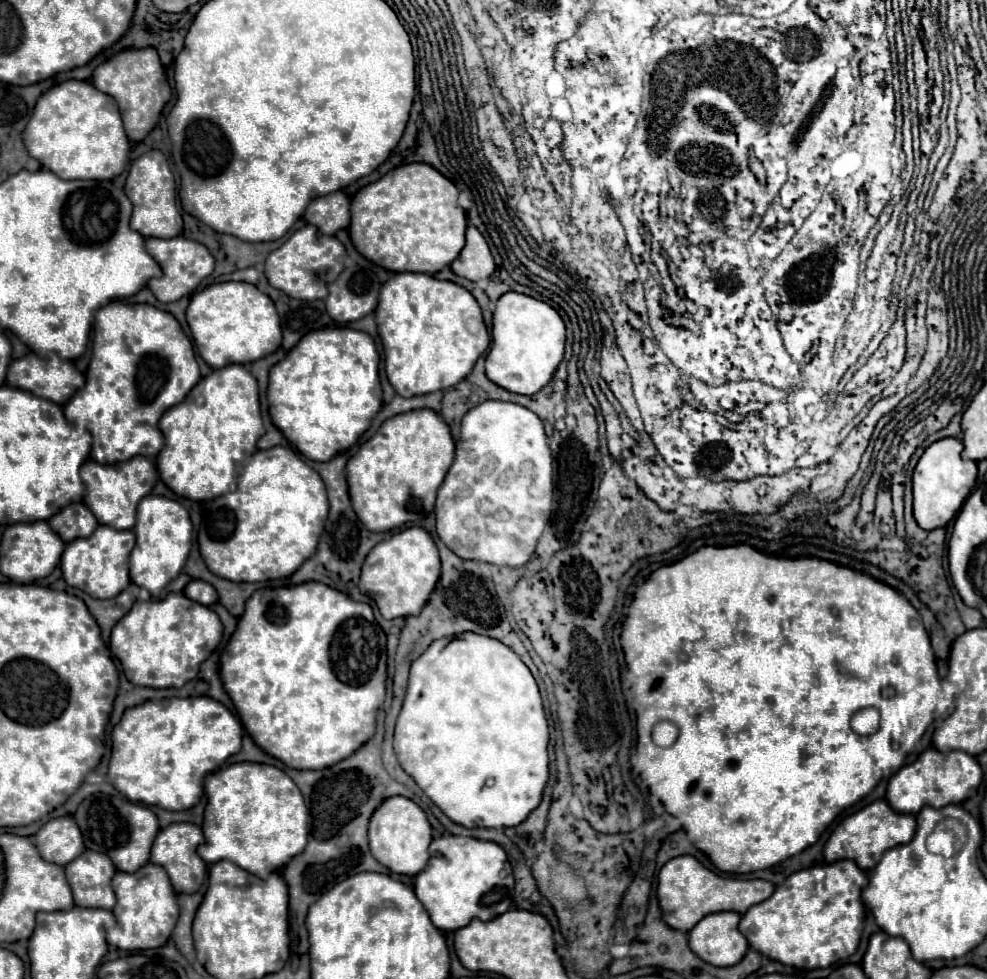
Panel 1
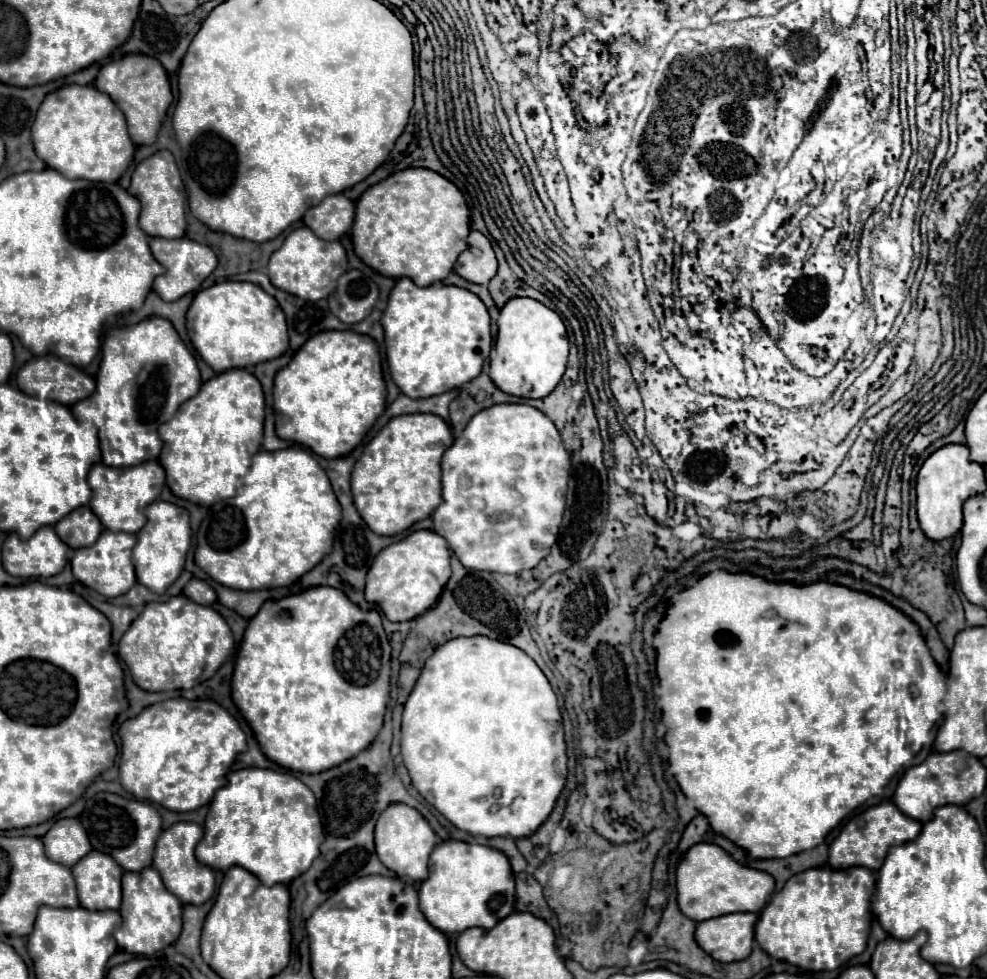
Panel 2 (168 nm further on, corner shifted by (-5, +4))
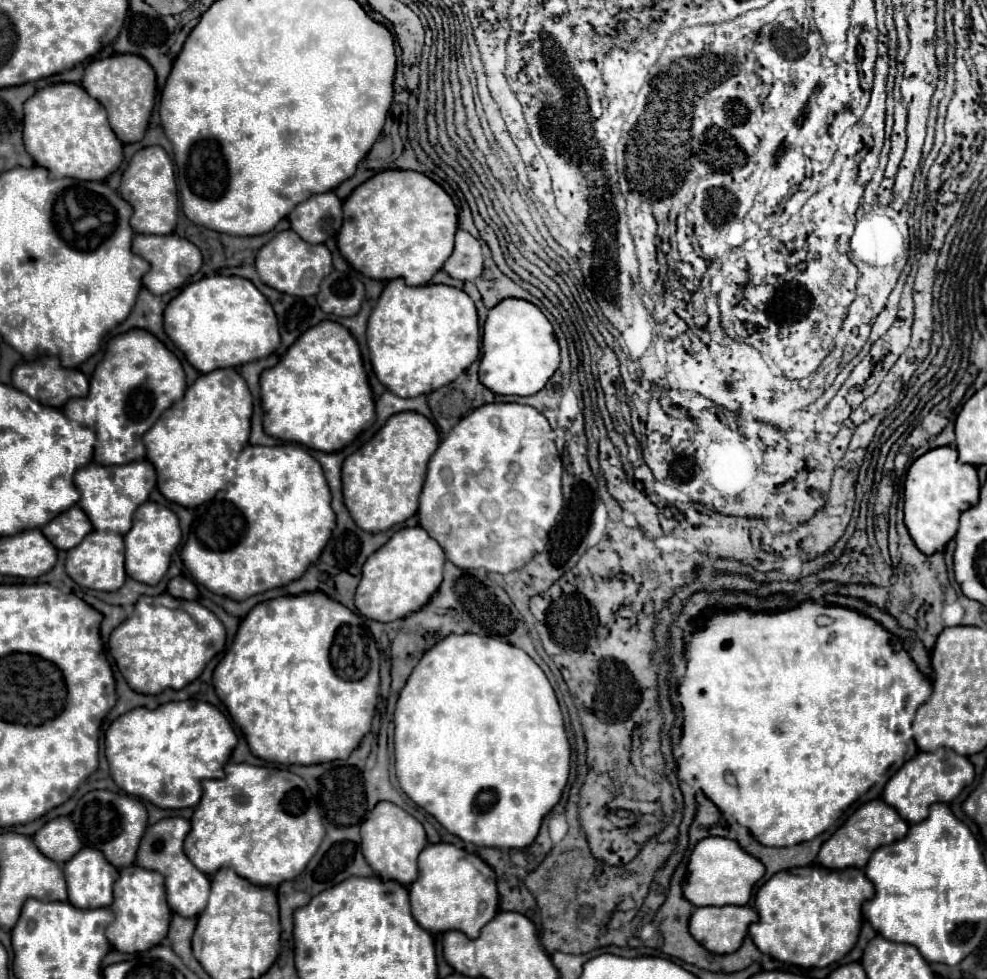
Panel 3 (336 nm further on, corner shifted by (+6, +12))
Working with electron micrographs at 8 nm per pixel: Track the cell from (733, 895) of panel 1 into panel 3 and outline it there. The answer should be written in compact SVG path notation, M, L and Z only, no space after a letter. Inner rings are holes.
M729 838L701 840L691 854L687 870L689 874L683 882L683 894L693 906L745 906L751 898L753 886L765 874L765 866Z

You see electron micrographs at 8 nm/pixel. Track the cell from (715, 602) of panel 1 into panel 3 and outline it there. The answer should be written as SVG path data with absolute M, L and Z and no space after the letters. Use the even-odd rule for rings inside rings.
M803 602L799 608L777 612L777 614L761 614L749 610L735 612L715 612L705 620L705 628L689 636L687 650L687 666L681 678L677 694L671 694L673 702L683 706L683 756L691 764L691 774L695 778L693 788L703 790L707 798L711 798L719 810L727 816L733 816L741 826L747 826L753 836L763 846L795 846L805 840L813 840L861 796L865 794L895 762L901 764L905 758L907 742L911 740L911 724L915 712L921 704L931 696L931 684L919 672L915 662L903 650L897 636L887 632L875 620L861 616L859 612L839 608L839 606L823 606L819 602ZM727 774L733 774L733 784L727 782Z

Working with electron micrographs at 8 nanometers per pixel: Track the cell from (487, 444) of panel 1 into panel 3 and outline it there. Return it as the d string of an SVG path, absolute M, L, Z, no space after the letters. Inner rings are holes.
M507 402L507 404L485 404L477 410L473 410L471 414L467 414L465 418L459 420L459 424L447 434L447 438L439 444L437 452L431 456L429 466L427 466L427 476L425 476L425 484L419 496L419 526L441 544L445 556L461 570L477 570L477 568L485 568L487 572L497 572L497 574L507 574L513 572L521 566L525 566L535 554L543 552L545 544L547 544L547 534L549 530L555 526L557 514L563 506L563 492L561 492L561 458L559 452L555 448L553 442L553 430L549 426L549 422L545 420L545 416L541 412L537 412L531 406L525 404L515 404L515 402Z

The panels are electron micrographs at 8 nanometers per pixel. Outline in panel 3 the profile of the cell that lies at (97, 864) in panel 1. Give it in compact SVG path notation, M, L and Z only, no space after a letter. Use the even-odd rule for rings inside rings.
M79 850L67 864L63 864L63 872L69 890L69 902L75 904L75 908L87 910L111 906L113 884L119 878L119 870L107 864L99 850Z

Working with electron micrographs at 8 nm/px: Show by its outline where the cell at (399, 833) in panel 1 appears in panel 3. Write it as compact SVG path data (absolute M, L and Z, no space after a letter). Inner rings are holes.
M379 802L369 814L369 818L363 822L361 838L363 856L381 880L393 880L403 886L409 886L417 880L417 856L427 846L425 830L419 820L415 820L411 814L407 814L393 802Z

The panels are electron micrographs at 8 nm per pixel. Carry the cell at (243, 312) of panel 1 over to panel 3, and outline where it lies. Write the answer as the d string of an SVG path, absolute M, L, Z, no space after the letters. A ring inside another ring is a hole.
M209 276L187 284L165 308L165 334L201 374L267 358L281 344L279 324L267 298L247 278Z

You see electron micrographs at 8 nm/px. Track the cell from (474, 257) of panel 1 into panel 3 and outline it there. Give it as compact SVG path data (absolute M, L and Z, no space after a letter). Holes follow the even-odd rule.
M465 230L455 234L455 250L447 258L443 270L455 280L475 280L483 272L483 252L481 244Z

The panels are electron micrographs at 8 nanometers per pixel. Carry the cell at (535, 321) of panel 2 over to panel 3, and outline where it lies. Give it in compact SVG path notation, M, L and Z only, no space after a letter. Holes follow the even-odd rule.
M503 300L489 310L483 324L479 380L485 388L503 396L531 396L543 390L547 380L559 368L559 344L551 322L531 302Z

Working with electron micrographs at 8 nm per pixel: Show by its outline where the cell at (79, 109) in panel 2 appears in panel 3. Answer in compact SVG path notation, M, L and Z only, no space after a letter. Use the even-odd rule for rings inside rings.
M53 84L39 92L35 92L25 104L23 118L23 142L31 158L47 168L53 178L75 178L75 180L97 180L103 182L109 174L113 174L123 162L123 144L111 132L107 122L105 108L87 92L83 92L81 84Z

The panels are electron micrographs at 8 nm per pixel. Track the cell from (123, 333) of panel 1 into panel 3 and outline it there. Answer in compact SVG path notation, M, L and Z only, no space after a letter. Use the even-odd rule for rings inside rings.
M131 330L109 342L103 362L93 372L89 396L69 400L61 410L69 420L95 430L99 440L95 462L117 466L145 458L143 434L155 424L163 410L183 398L183 392L185 374L175 354L171 354L153 334Z

